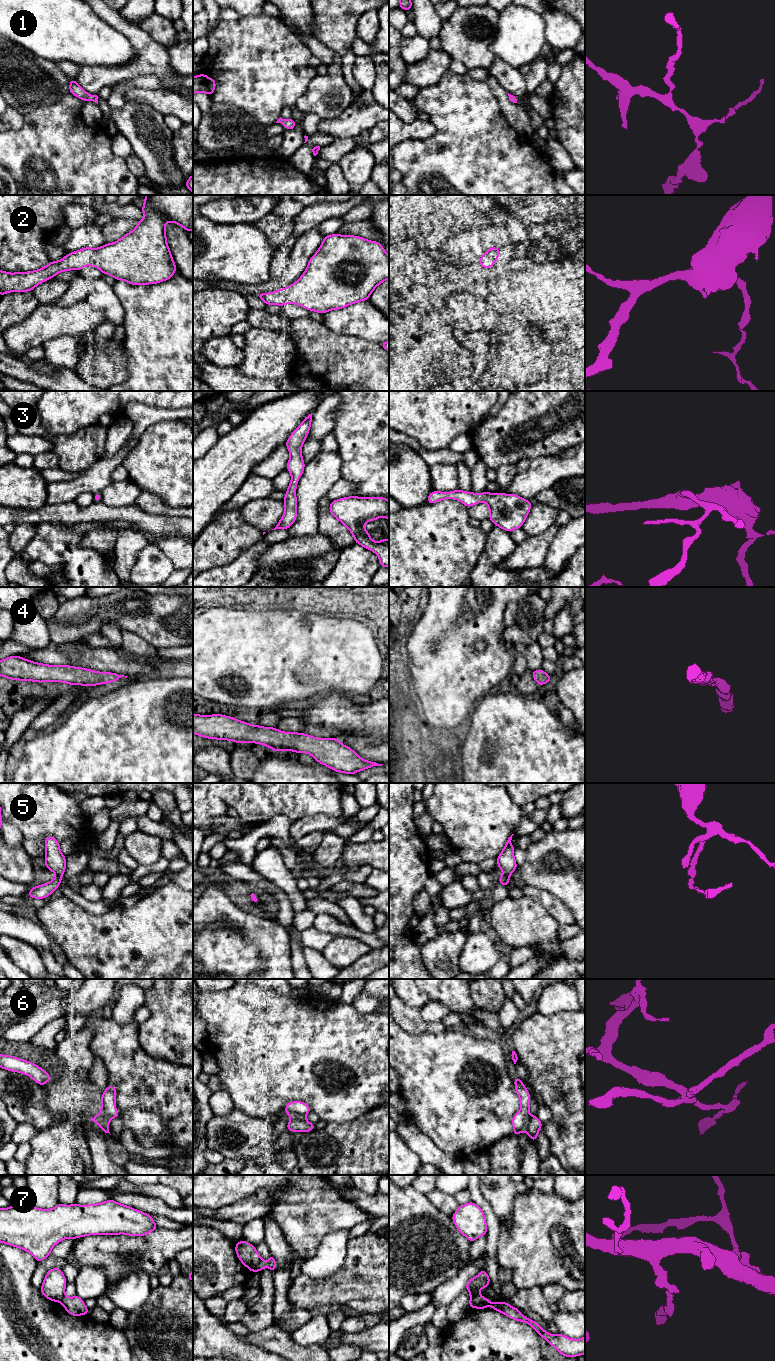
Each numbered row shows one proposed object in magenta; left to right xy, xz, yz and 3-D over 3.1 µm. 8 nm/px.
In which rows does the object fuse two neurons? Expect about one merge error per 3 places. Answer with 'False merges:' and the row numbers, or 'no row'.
False merges: 5, 6, 7

